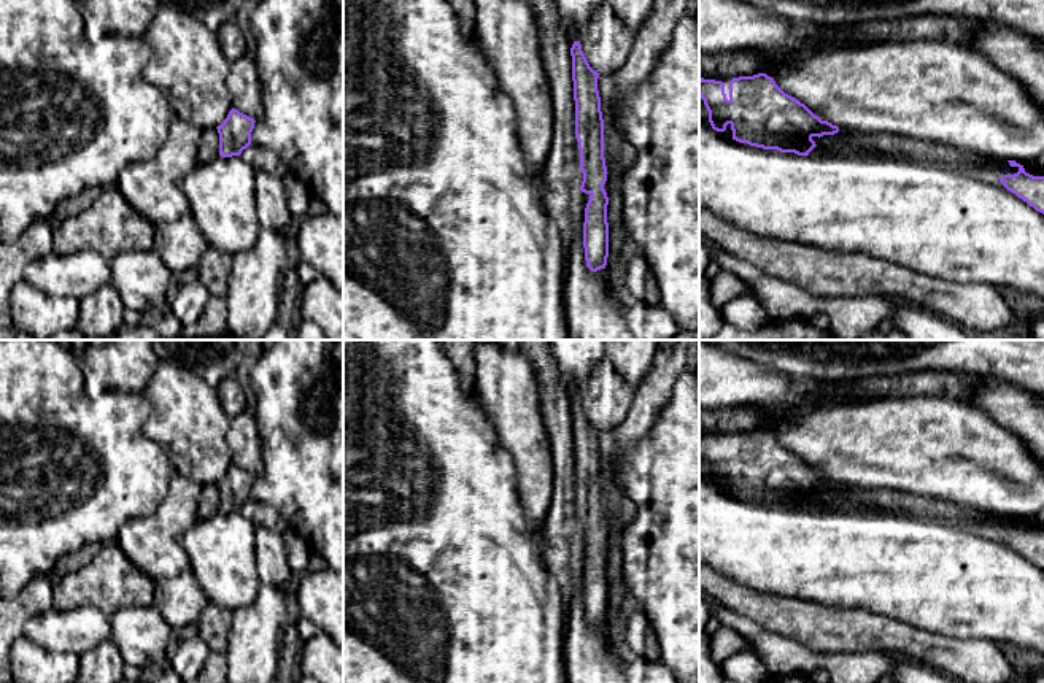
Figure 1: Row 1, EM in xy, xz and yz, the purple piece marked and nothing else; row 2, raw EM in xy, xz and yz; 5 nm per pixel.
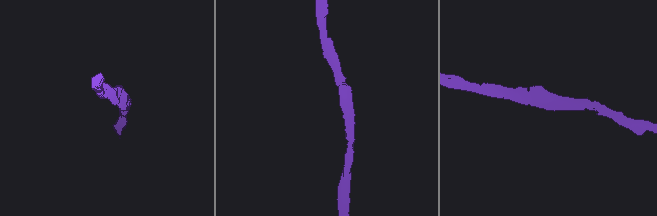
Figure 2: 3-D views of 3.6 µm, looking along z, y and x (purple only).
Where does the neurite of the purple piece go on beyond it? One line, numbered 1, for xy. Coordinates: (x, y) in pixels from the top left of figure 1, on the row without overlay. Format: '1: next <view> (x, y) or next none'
1: next none

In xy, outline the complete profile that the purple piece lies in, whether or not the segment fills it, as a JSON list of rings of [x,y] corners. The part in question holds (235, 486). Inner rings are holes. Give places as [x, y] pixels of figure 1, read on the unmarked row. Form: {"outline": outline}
{"outline": [[[232,464],[224,478],[216,483],[219,489],[219,511],[240,511],[251,500],[254,478],[253,473]]]}

